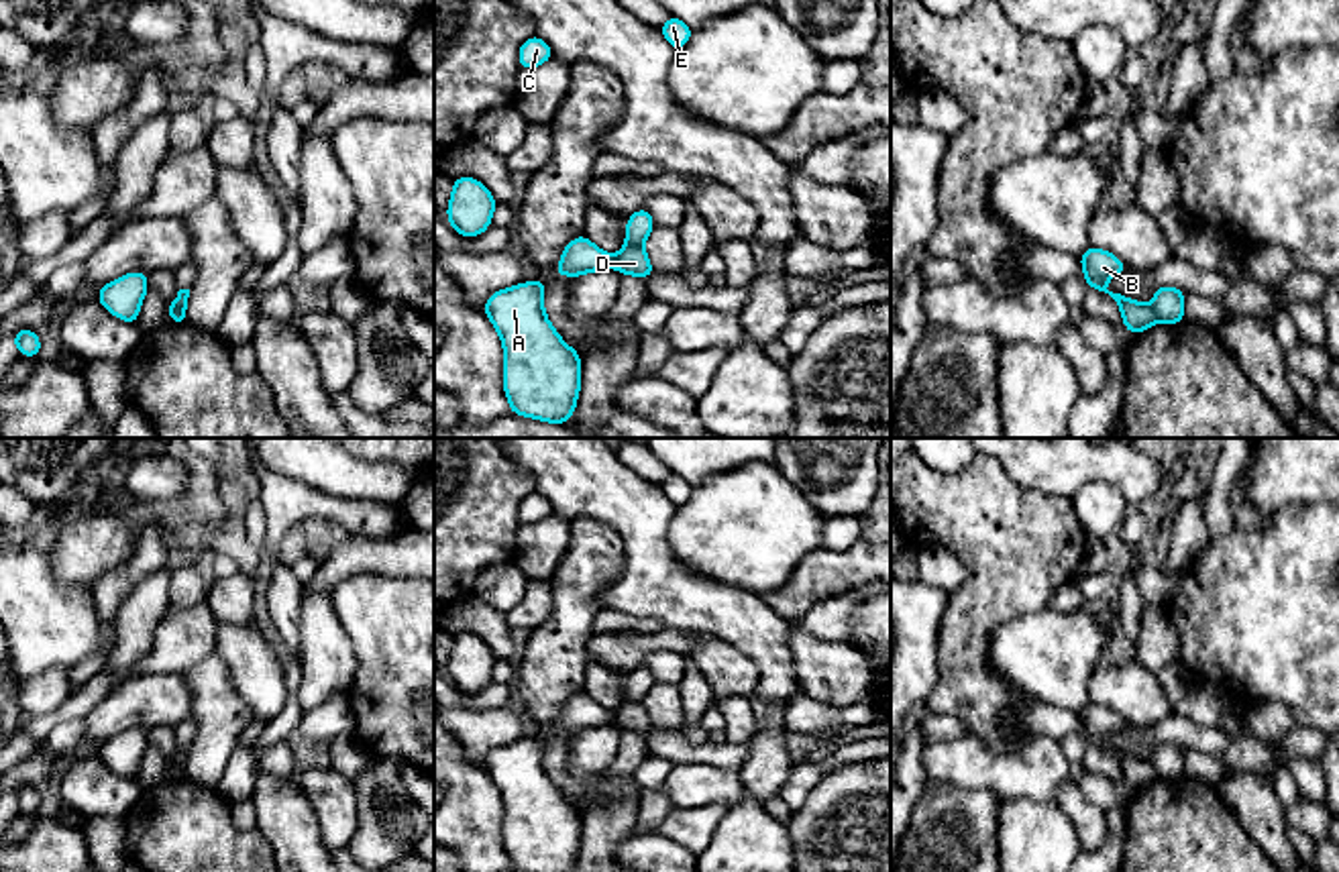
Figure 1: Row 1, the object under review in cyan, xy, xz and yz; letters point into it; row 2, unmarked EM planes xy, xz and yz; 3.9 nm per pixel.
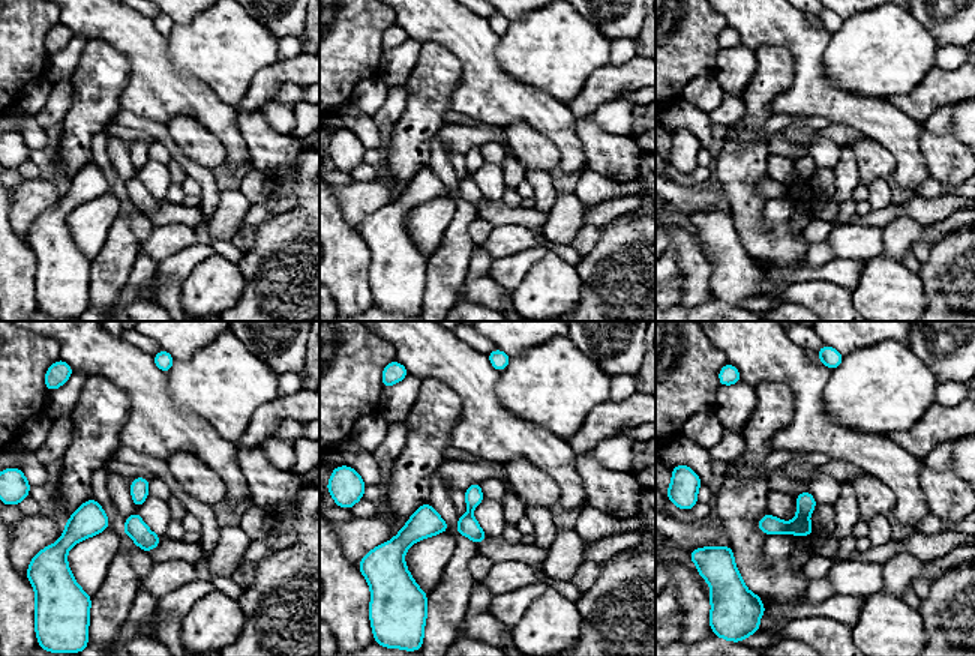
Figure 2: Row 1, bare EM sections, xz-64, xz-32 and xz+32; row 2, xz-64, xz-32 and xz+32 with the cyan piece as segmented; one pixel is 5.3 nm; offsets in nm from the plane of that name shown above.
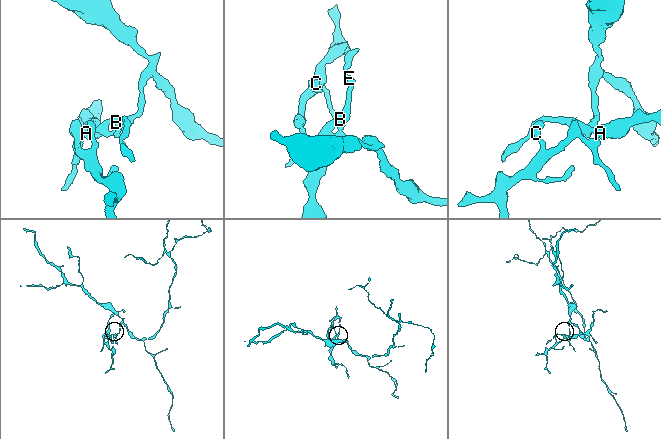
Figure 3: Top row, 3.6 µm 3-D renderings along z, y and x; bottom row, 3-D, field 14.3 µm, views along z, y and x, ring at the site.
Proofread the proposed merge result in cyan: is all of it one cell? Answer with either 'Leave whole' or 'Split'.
Split

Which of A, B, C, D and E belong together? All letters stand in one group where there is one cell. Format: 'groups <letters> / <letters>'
groups A B C E / D

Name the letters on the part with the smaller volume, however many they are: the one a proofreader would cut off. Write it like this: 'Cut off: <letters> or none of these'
Cut off: A, B, C, E

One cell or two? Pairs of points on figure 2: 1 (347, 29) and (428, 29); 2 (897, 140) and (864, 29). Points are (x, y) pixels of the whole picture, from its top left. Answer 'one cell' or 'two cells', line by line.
1: two cells
2: two cells

